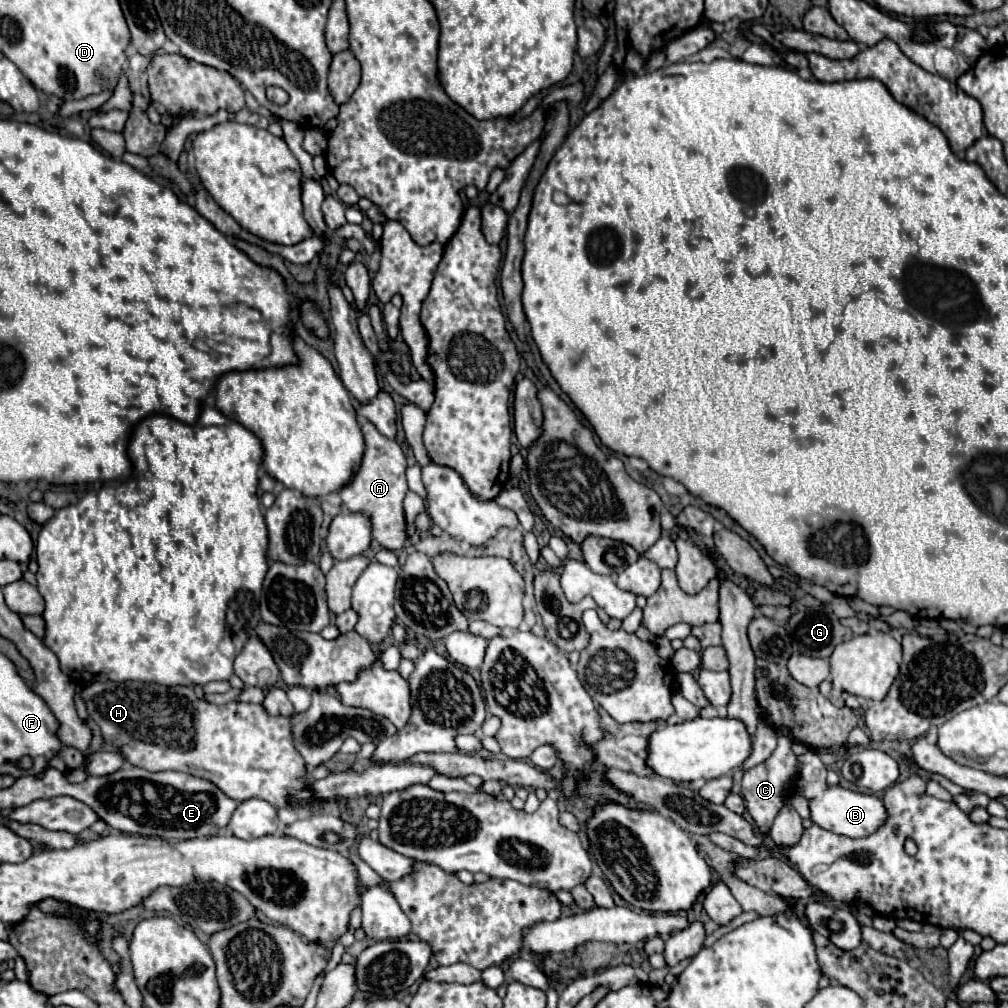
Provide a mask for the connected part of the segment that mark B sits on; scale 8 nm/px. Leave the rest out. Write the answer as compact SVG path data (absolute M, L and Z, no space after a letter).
M808 750L802 756L812 756L812 758L802 760L802 770L800 770L800 780L798 780L800 794L810 800L812 822L816 822L818 826L822 826L834 834L842 834L848 838L870 836L872 832L876 832L876 828L880 828L880 824L884 824L884 820L888 818L888 812L884 808L882 798L878 798L874 794L852 792L842 786L828 786L826 784L826 766L818 758L818 754Z

